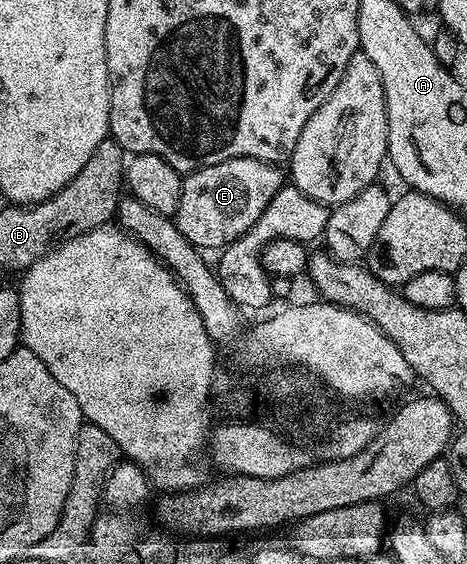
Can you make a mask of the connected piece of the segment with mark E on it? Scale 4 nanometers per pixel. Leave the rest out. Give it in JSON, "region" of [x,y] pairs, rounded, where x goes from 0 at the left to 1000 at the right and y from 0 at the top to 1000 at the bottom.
{"region":[[[497,280],[478,291],[452,291],[433,301],[415,301],[388,319],[388,346],[375,392],[383,411],[411,436],[433,445],[471,445],[493,436],[505,422],[518,422],[555,390],[555,383],[580,362],[580,355],[606,328],[600,293],[557,287],[544,280]]]}

